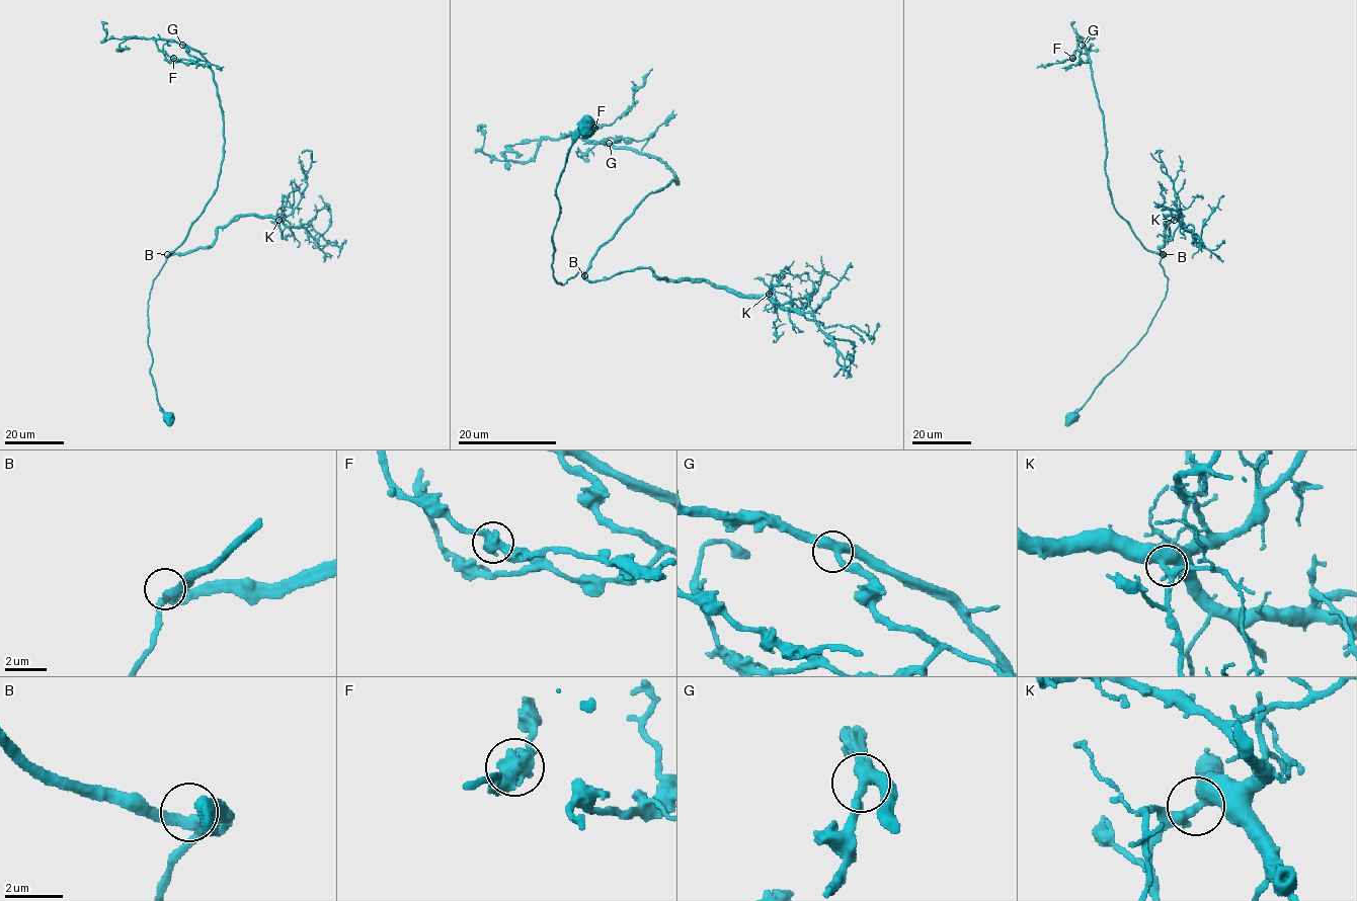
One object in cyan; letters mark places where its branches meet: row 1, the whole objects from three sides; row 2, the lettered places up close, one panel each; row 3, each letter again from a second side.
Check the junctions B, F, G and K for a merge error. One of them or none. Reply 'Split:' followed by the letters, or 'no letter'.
Split: no letter

